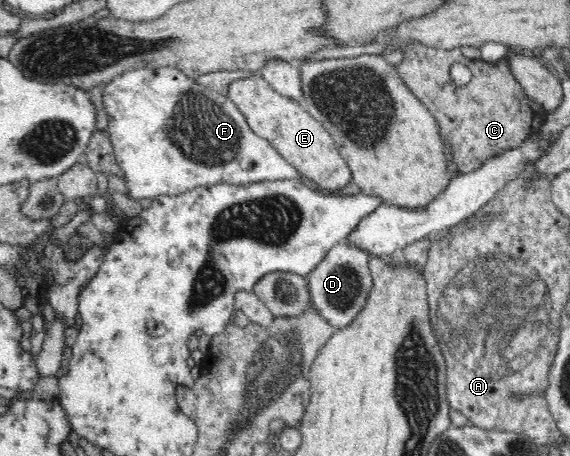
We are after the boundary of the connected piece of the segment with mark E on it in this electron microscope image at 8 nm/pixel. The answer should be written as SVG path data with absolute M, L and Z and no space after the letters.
M251 76L233 82L226 96L245 116L252 131L269 142L269 145L297 169L301 176L310 180L314 188L323 188L334 193L340 188L345 188L352 180L349 165L339 155L329 131L304 110L302 102L298 103L278 94L262 76Z

